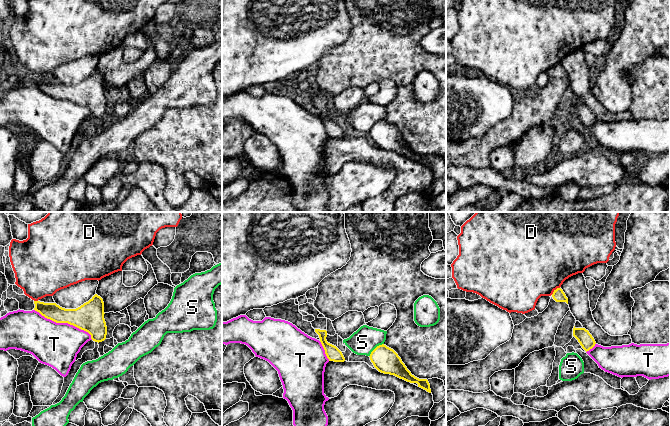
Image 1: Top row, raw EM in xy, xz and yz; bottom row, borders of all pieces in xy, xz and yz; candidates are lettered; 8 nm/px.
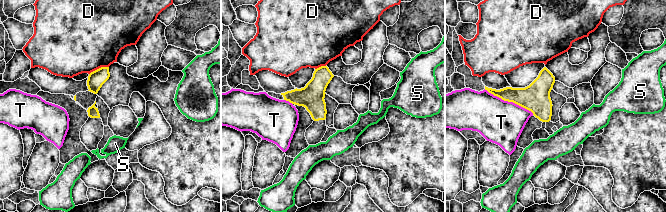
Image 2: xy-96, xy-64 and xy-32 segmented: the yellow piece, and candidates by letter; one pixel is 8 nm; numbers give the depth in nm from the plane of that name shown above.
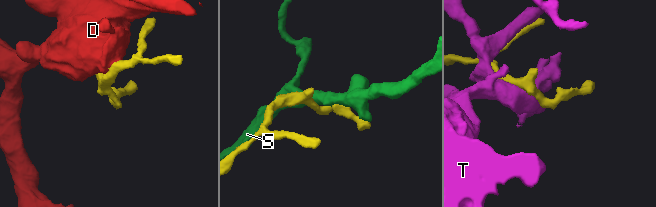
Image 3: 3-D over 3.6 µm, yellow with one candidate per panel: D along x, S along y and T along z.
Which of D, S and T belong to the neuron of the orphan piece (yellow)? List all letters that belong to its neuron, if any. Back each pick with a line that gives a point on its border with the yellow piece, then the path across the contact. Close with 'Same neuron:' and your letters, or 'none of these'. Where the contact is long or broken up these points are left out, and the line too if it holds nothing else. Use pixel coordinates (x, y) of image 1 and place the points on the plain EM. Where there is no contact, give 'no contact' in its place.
Same neuron: none of these

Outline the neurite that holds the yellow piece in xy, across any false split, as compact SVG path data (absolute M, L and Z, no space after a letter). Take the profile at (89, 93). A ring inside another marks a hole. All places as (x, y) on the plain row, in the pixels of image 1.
M95 70L88 78L76 85L65 85L56 79L34 77L34 86L56 99L68 99L88 108L95 118L106 115L107 102L104 95L103 75Z

